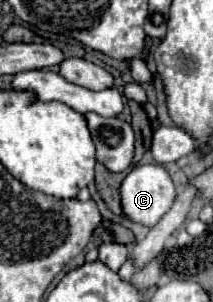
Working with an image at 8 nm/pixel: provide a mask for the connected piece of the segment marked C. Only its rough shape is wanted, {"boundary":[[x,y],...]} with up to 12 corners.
{"boundary":[[161,164],[135,166],[121,184],[129,220],[155,226],[177,196]]}

